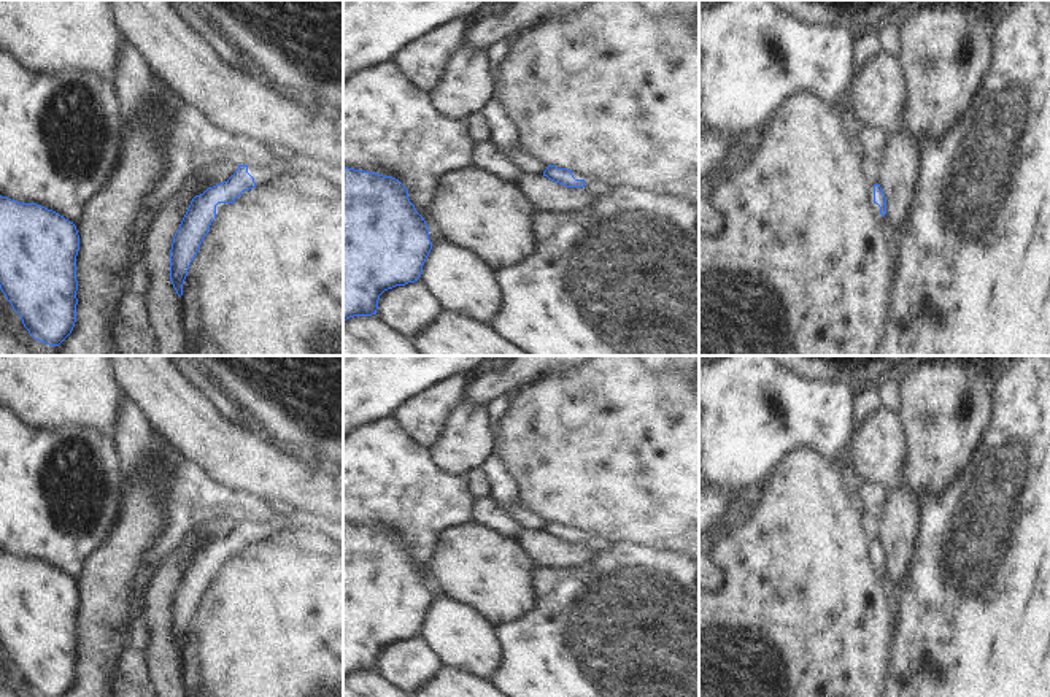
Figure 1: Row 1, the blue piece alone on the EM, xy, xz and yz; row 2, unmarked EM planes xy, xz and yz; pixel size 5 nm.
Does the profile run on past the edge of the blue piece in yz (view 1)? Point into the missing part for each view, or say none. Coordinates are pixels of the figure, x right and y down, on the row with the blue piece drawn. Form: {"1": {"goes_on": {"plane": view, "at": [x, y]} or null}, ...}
{"1": {"goes_on": null}}

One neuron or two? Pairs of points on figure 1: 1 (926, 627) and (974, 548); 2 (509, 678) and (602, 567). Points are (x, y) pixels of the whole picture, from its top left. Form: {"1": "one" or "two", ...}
{"1": "one", "2": "one"}

